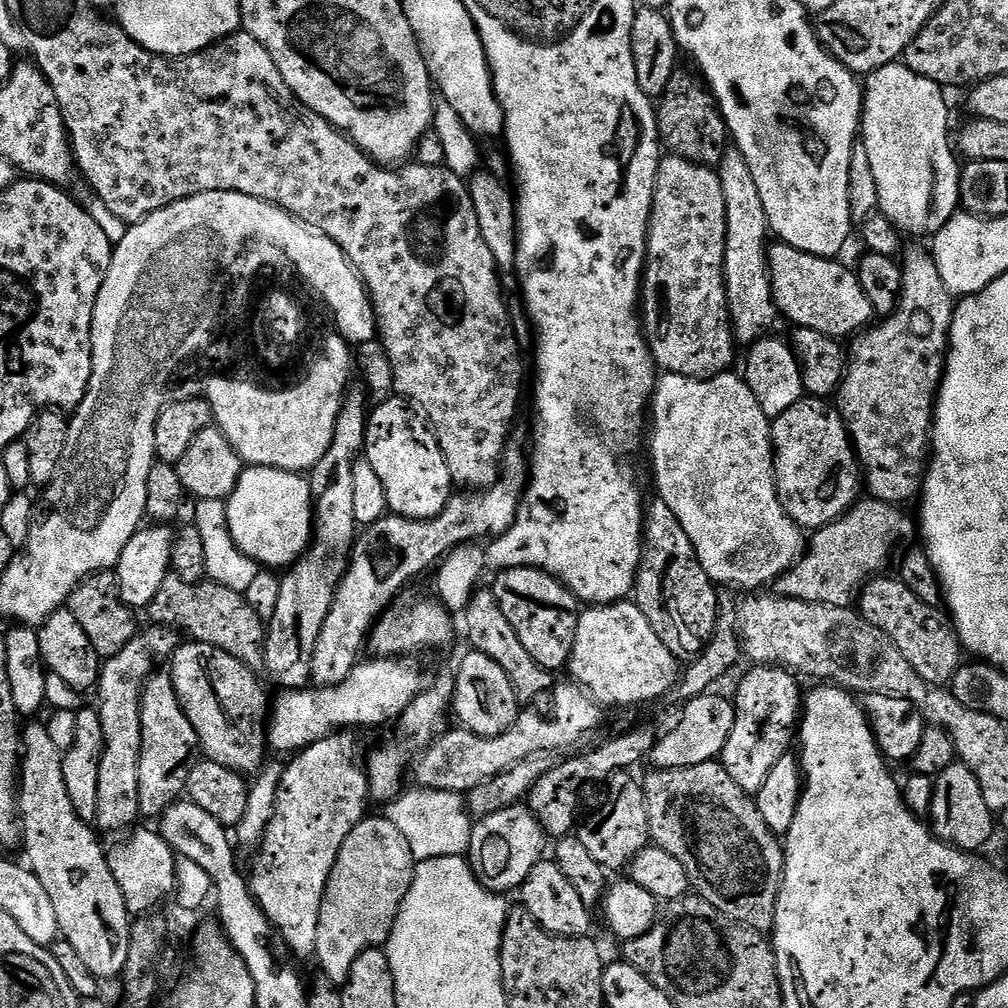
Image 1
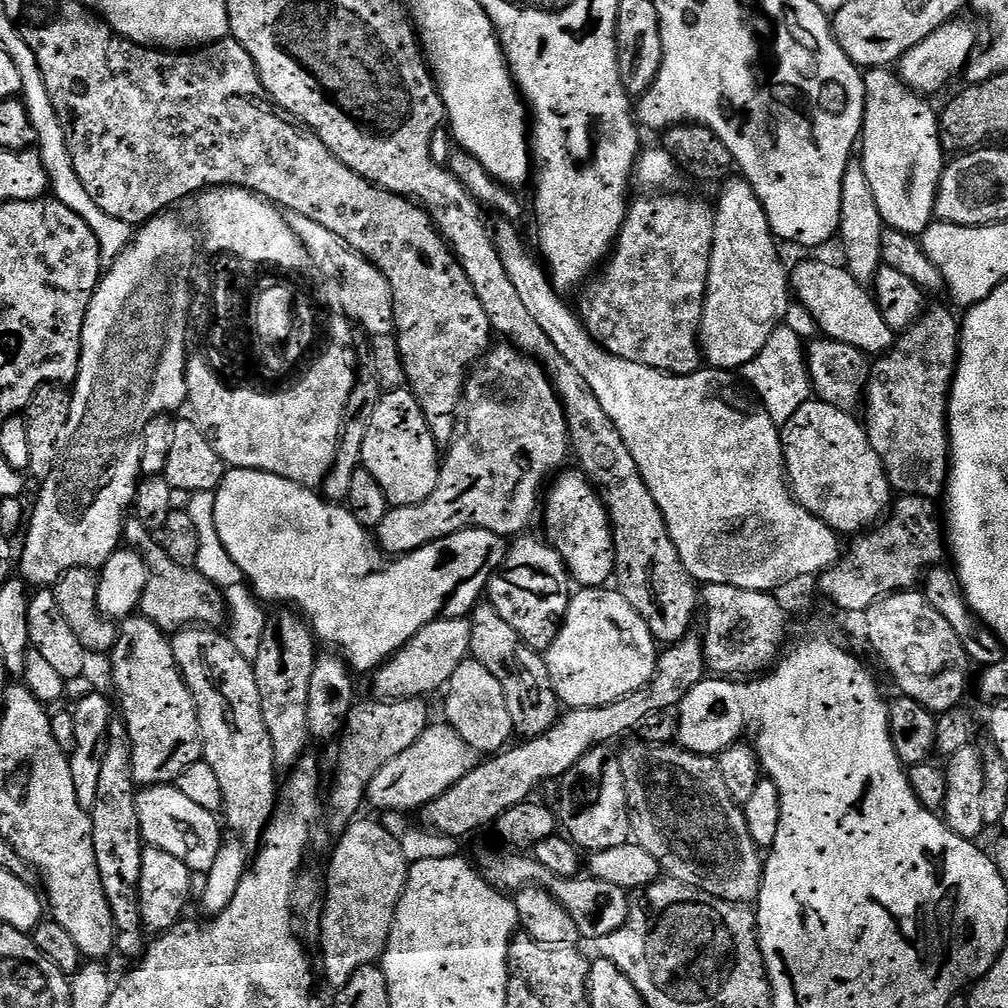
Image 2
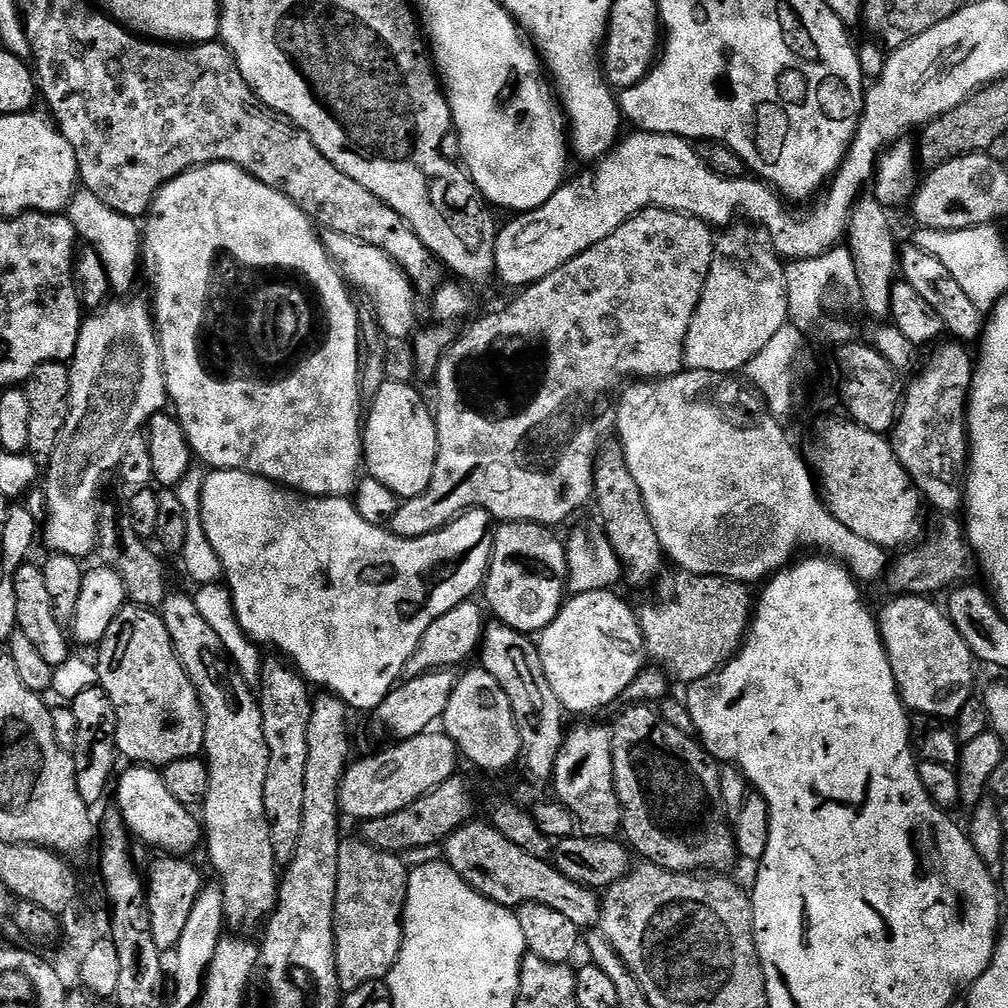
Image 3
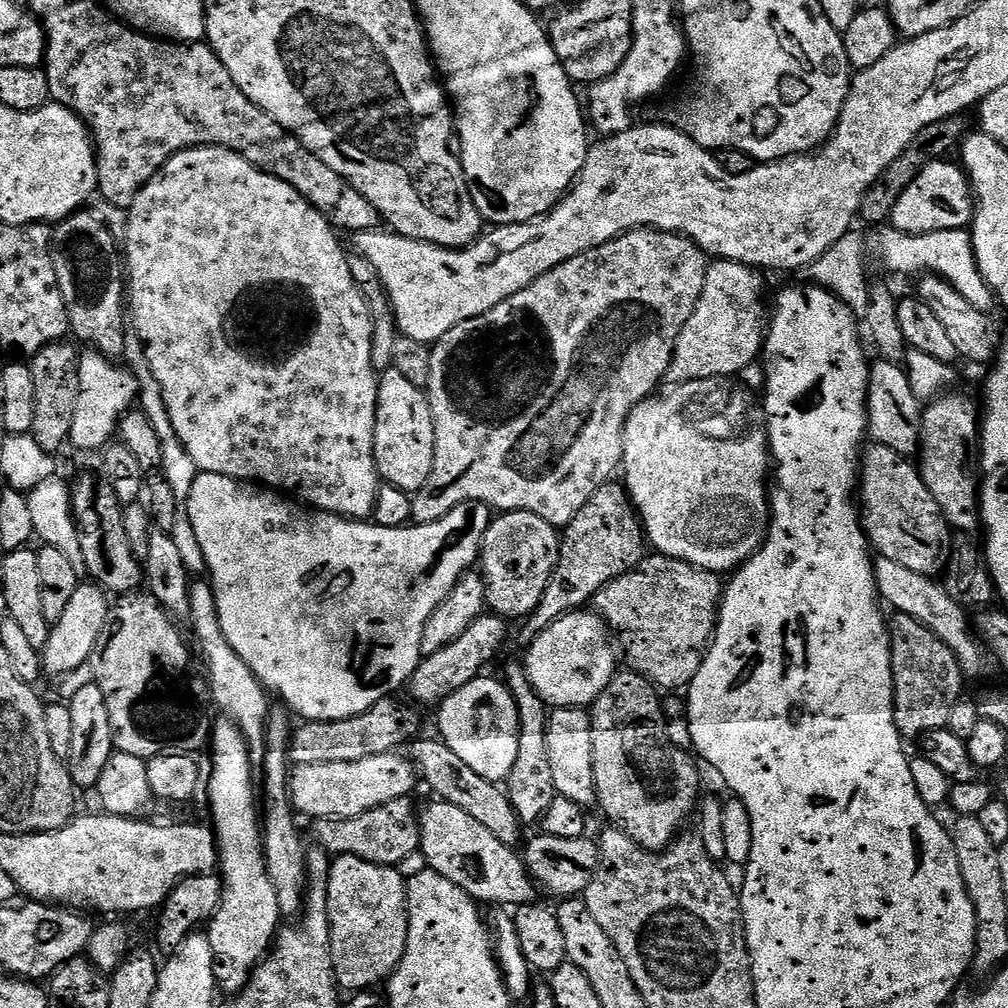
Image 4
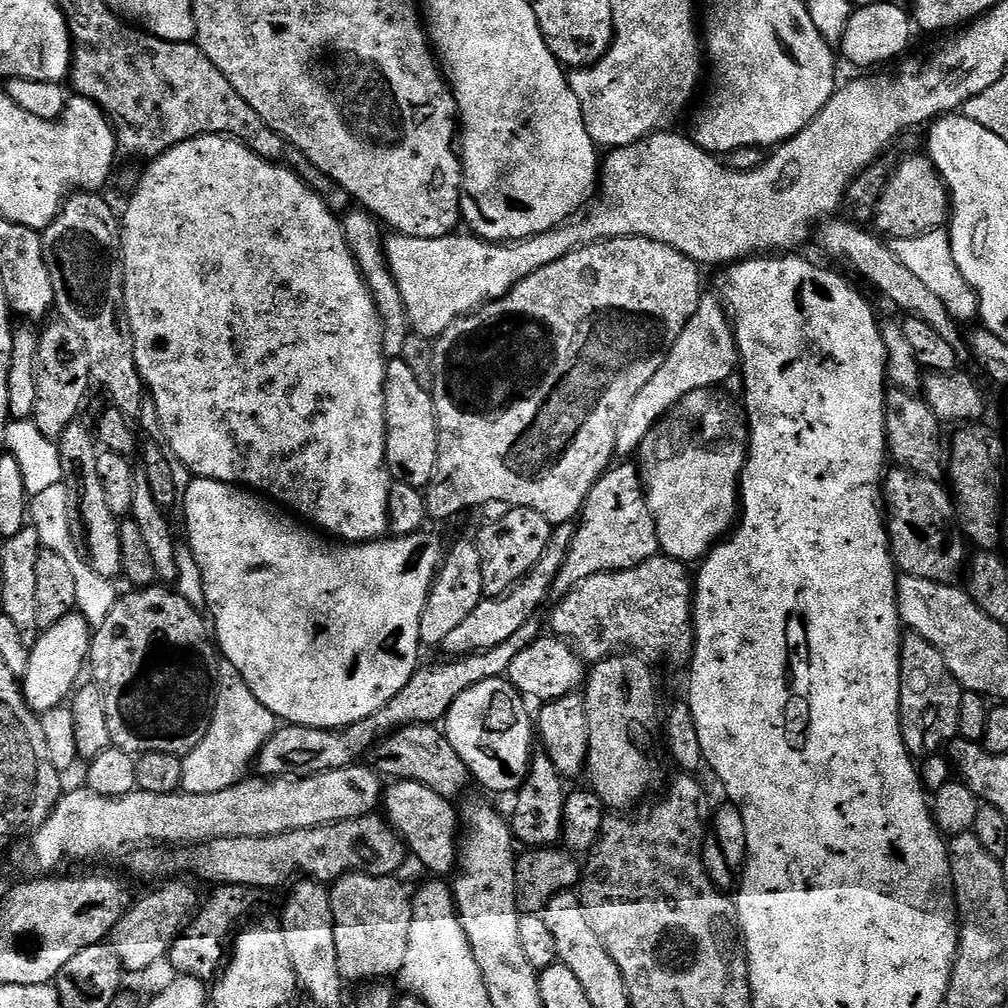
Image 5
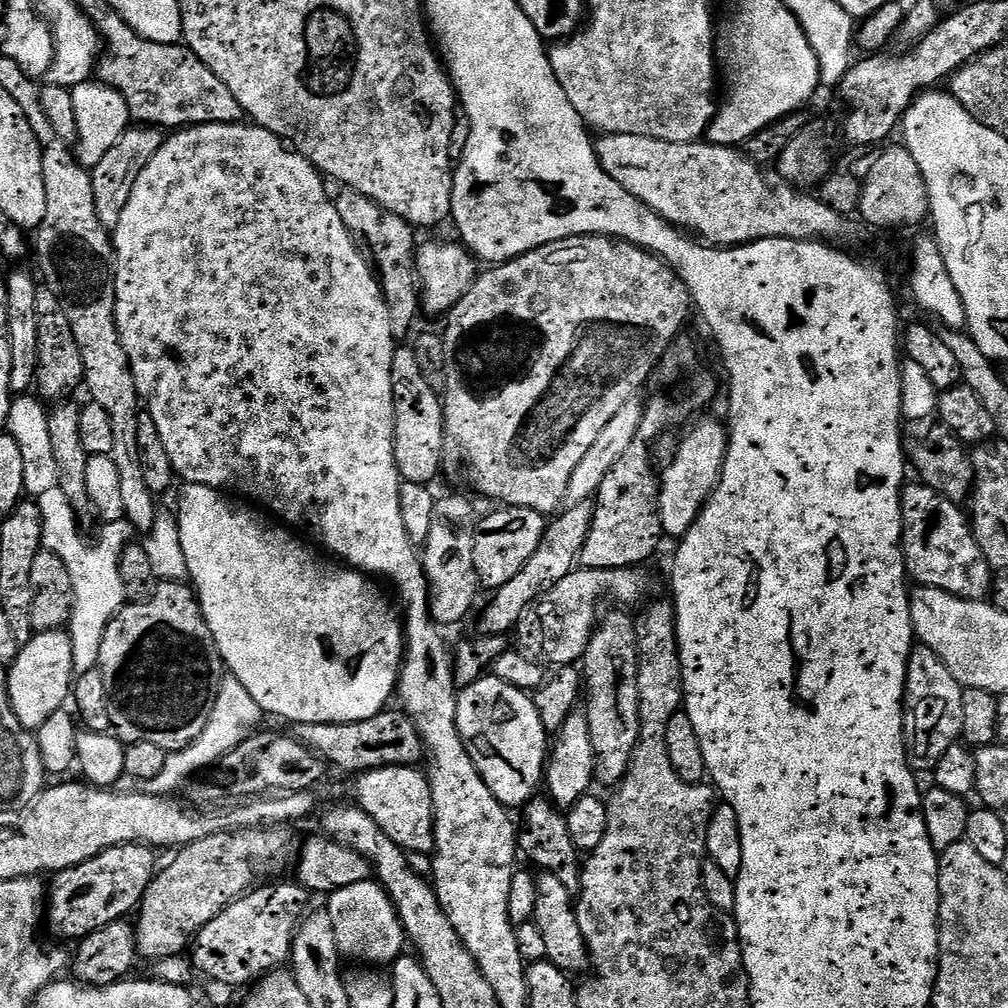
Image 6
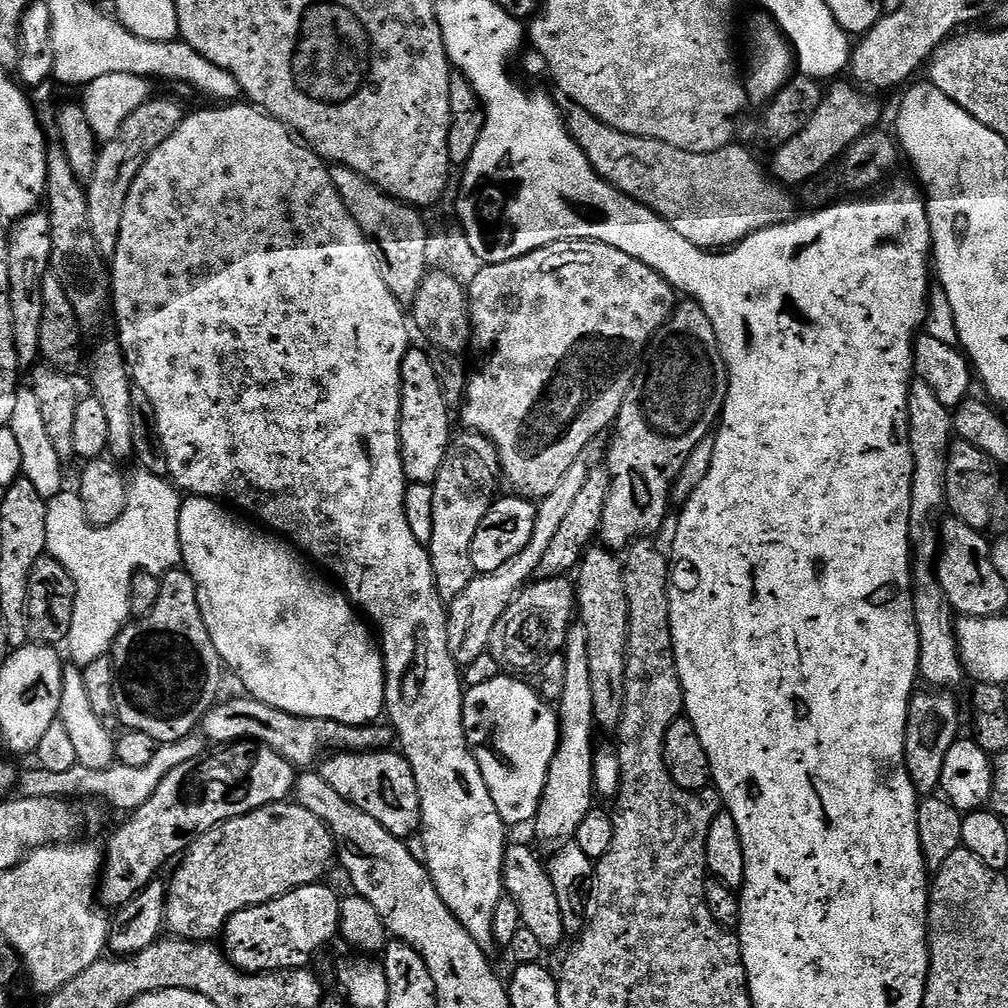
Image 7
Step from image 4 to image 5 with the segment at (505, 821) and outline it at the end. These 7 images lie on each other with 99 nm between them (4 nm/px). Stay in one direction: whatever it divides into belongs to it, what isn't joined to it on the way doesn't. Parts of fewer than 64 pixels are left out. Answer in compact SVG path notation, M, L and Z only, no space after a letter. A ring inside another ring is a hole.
M411 724L405 728L400 728L397 732L382 737L370 749L366 757L367 763L372 763L382 775L392 776L388 778L393 781L413 780L414 782L422 782L422 786L430 786L430 790L434 790L439 796L455 797L455 792L462 791L467 784L470 784L470 773L460 755L454 750L454 746L450 746L447 735L441 729L439 732L438 729L439 727L436 724Z

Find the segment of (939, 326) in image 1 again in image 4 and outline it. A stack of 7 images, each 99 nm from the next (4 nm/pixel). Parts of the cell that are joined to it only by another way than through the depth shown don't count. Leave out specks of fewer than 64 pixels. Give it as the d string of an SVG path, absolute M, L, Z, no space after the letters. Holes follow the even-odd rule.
M949 394L933 400L923 409L924 421L920 427L920 446L918 467L920 476L926 482L930 494L934 494L934 502L944 512L944 517L957 533L972 534L981 527L980 518L980 485L982 472L980 469L980 446L982 443L982 416L978 404L968 396Z

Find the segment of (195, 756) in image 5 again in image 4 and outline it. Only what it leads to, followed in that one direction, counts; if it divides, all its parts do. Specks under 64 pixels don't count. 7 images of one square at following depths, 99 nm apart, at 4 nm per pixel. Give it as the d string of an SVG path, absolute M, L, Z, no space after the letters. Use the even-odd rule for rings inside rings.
M204 582L200 592L198 590L192 592L190 623L196 630L196 638L209 663L208 681L215 705L219 709L221 707L240 726L239 731L249 747L249 756L253 763L261 763L266 751L267 721L272 704L267 689L246 666L246 662L242 662L242 658L238 657L234 648L227 642L225 635L222 634L221 623L217 616L216 596L209 583Z

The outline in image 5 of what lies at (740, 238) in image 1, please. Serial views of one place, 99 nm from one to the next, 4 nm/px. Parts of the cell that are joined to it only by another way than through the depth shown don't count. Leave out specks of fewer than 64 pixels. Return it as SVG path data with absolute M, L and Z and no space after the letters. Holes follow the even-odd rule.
M701 295L700 308L694 310L690 322L686 322L686 330L678 334L678 342L666 354L658 374L638 390L638 398L630 402L630 410L620 423L620 429L616 435L615 455L620 458L628 458L631 454L639 453L640 444L650 434L650 430L659 424L672 407L699 388L716 388L723 380L728 380L732 375L737 375L740 363L740 352L736 348L736 338L730 323L730 317L722 307L721 301L715 295Z

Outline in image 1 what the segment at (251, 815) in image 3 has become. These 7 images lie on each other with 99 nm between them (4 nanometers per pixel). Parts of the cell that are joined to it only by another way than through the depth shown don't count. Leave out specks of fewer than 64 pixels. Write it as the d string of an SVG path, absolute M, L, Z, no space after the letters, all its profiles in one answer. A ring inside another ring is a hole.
M184 642L172 655L170 675L178 702L200 739L199 751L229 772L259 773L266 748L261 737L256 737L256 720L265 719L266 704L264 708L264 688L256 681L257 673L226 650Z

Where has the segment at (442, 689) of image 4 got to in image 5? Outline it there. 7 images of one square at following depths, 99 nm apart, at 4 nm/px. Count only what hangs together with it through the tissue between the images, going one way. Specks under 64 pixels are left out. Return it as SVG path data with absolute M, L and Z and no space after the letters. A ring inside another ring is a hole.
M575 523L557 524L553 527L552 537L542 554L542 558L532 567L532 571L515 584L509 592L502 596L490 596L478 602L474 610L463 622L446 637L442 646L445 657L469 656L471 652L485 652L506 642L519 628L526 626L526 622L537 619L540 607L544 599L549 599L550 589L558 570L562 570L562 562L570 550L570 542L576 533Z

